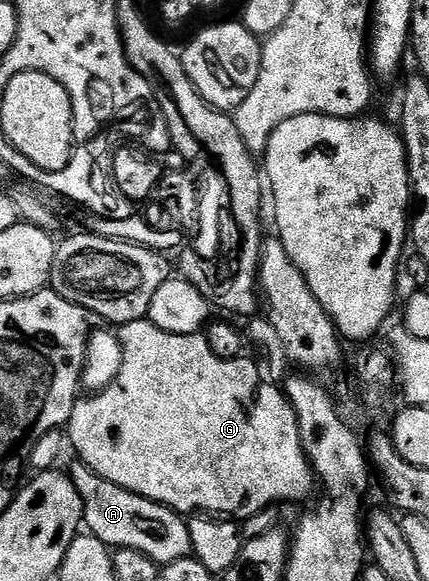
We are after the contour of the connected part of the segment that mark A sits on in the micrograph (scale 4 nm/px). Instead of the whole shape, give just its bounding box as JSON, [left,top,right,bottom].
[71,462,192,565]

